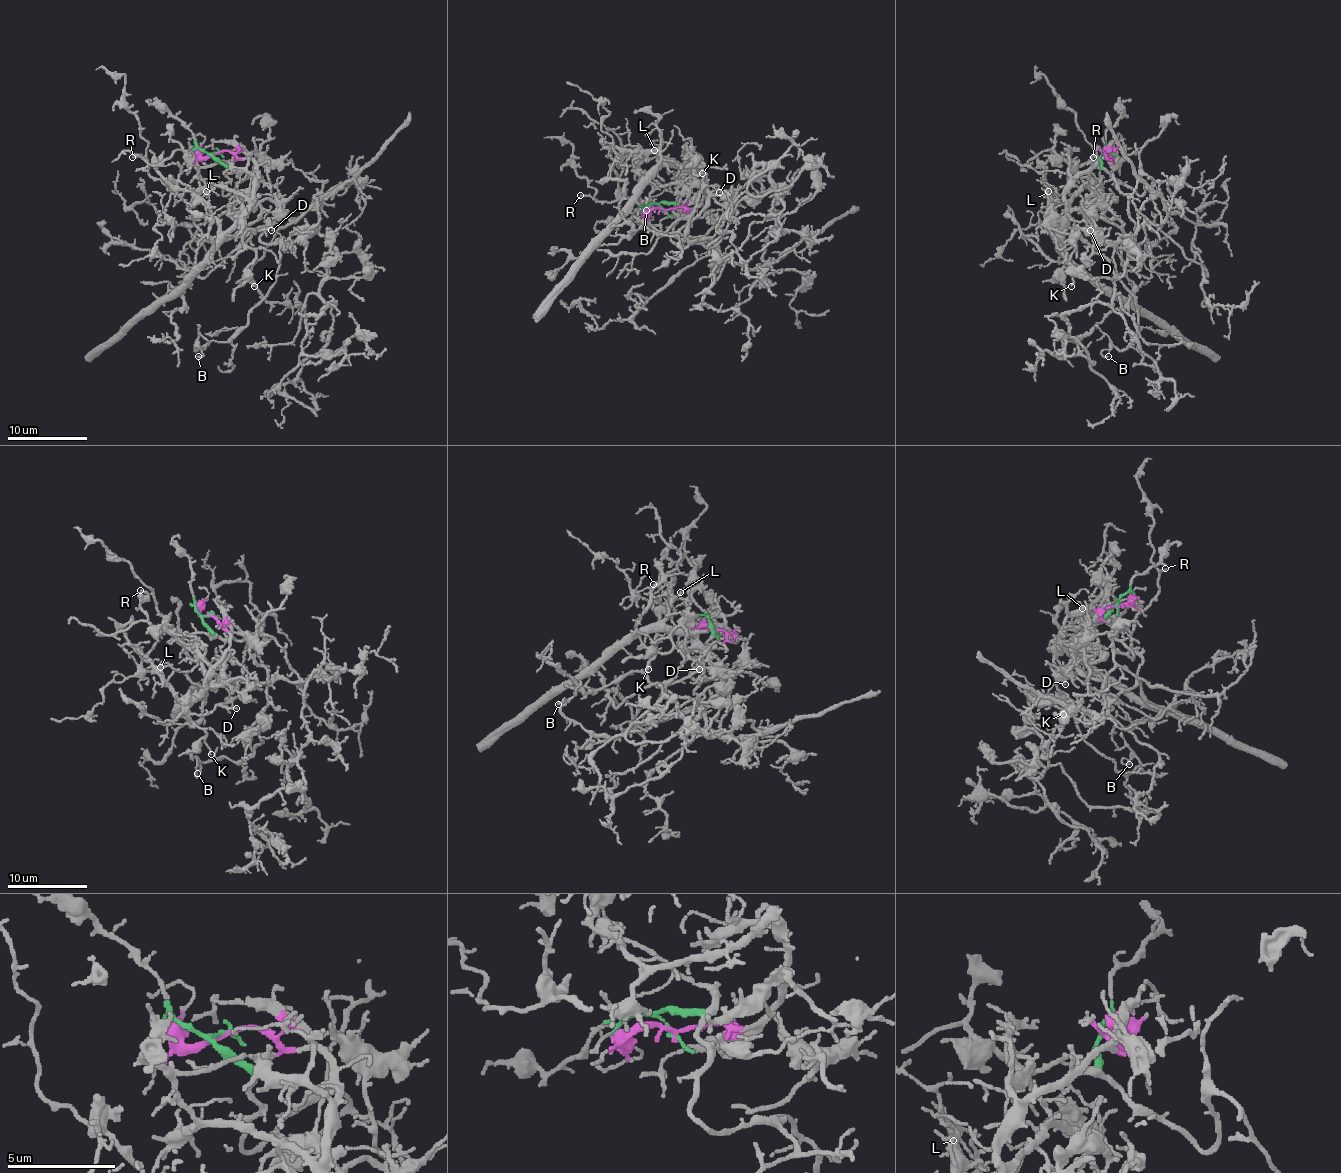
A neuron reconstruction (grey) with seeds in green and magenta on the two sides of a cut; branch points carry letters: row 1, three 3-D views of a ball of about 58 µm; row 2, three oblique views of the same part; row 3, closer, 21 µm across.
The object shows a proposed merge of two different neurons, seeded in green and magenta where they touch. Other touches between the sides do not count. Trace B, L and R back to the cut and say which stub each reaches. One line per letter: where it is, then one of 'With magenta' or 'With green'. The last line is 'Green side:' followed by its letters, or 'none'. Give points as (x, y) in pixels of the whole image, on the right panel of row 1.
B: Place: (1108, 356). With green
L: Place: (1048, 191). With magenta
R: Place: (1093, 157). With green
Green side: B, R

